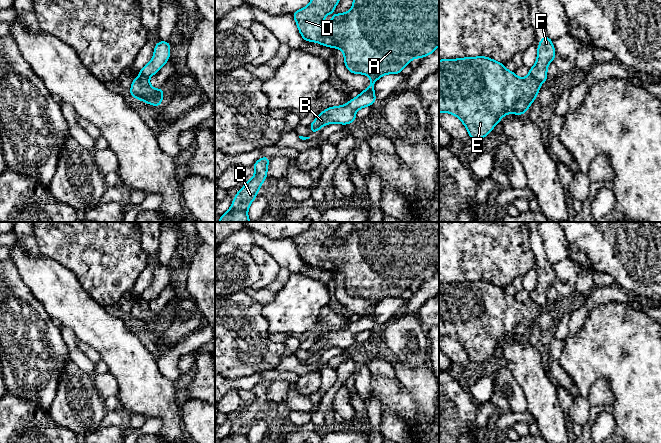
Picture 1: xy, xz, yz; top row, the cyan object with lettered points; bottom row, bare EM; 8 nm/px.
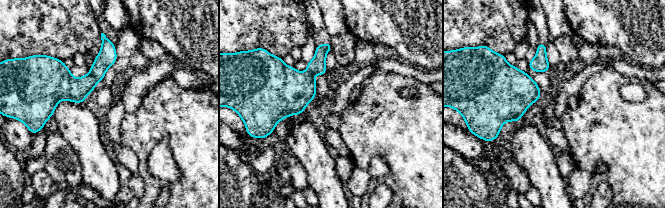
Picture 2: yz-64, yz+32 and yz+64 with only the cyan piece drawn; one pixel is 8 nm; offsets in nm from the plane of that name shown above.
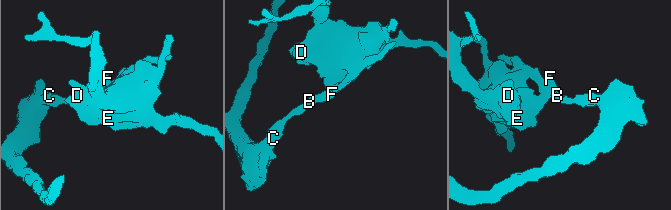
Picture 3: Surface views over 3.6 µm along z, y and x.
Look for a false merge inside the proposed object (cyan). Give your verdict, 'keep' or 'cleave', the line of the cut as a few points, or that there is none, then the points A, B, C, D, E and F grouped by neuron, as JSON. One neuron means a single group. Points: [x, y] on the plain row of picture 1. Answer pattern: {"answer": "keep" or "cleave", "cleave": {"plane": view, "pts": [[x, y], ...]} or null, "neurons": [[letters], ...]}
{"answer": "cleave", "cleave": {"plane": "yz", "pts": [[530, 298], [540, 306]]}, "neurons": [["A", "D", "E"], ["B", "C", "F"]]}

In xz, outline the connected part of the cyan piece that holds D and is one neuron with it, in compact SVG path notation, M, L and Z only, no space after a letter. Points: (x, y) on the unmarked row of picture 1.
M312 222L306 231L291 239L296 244L304 265L341 273L344 277L344 288L349 296L370 301L371 307L364 316L371 315L381 300L401 298L412 283L426 281L439 270L439 222L353 222L353 231L350 235L334 239L331 246L324 249L324 240L333 236L341 223Z

